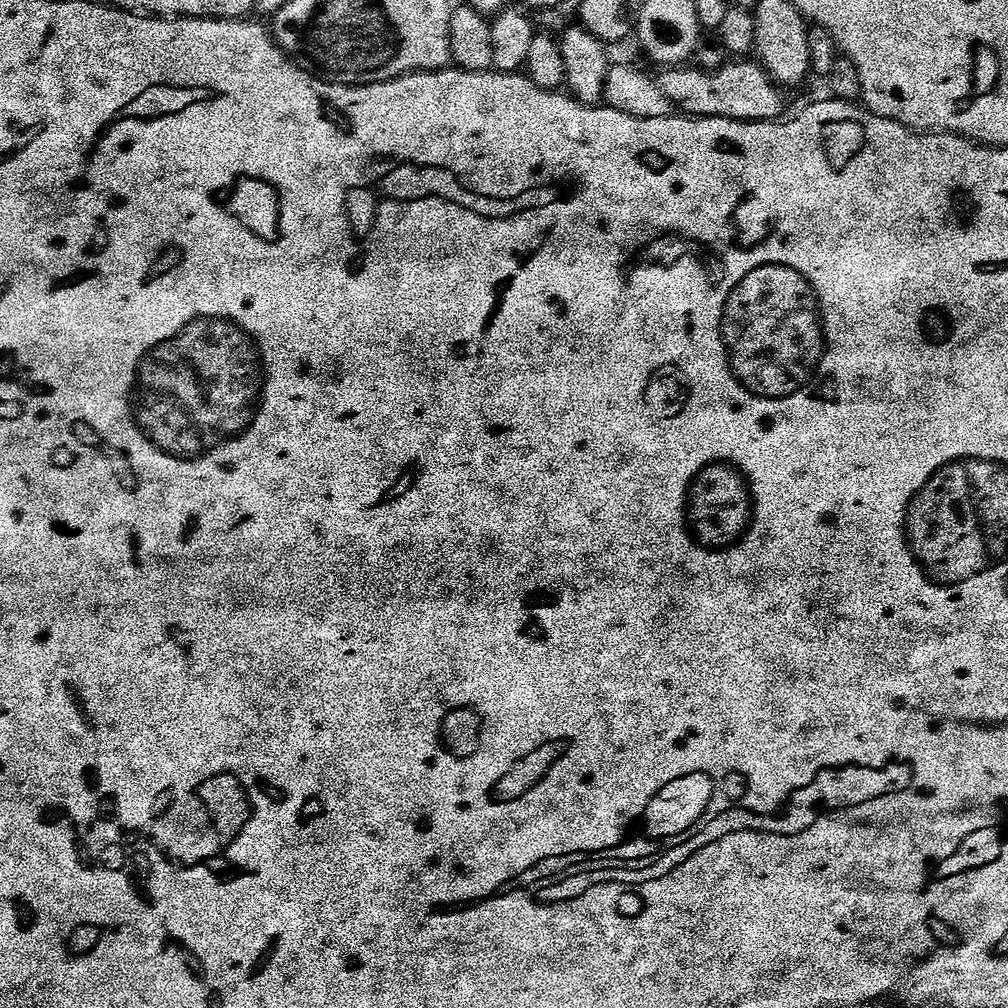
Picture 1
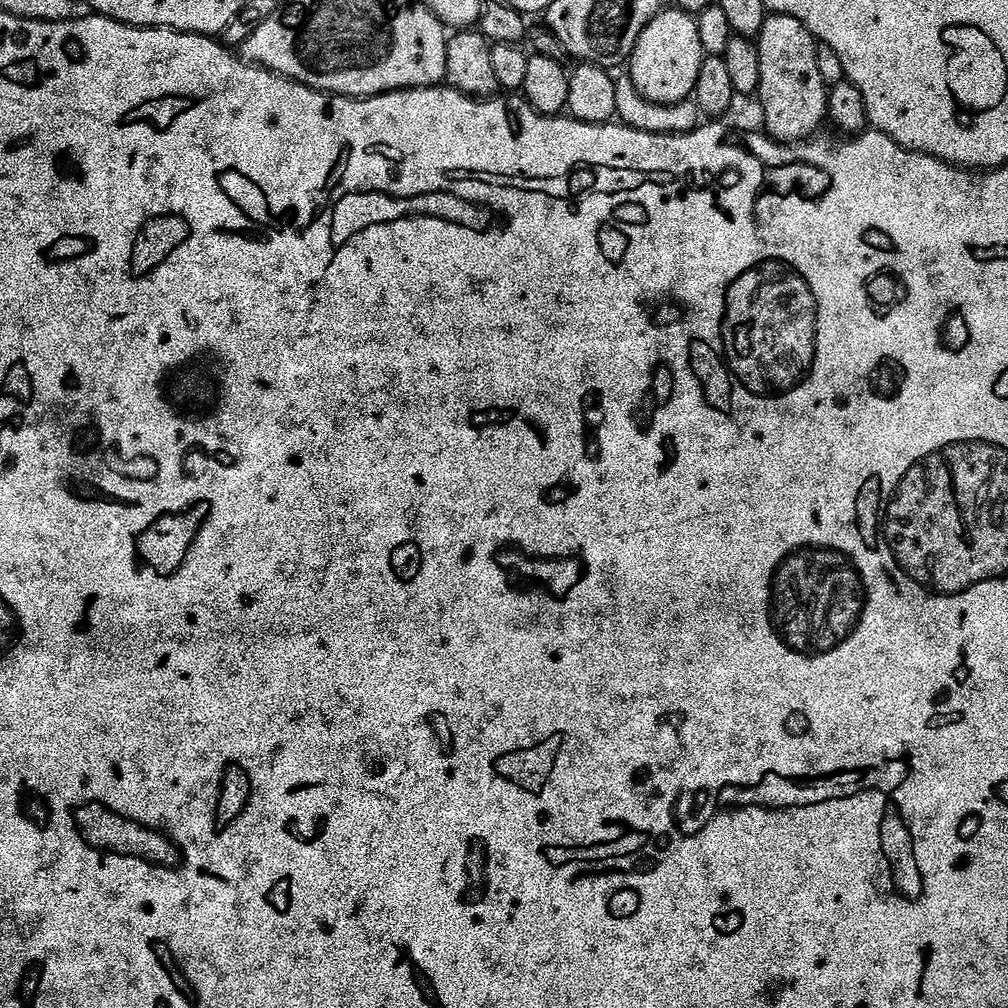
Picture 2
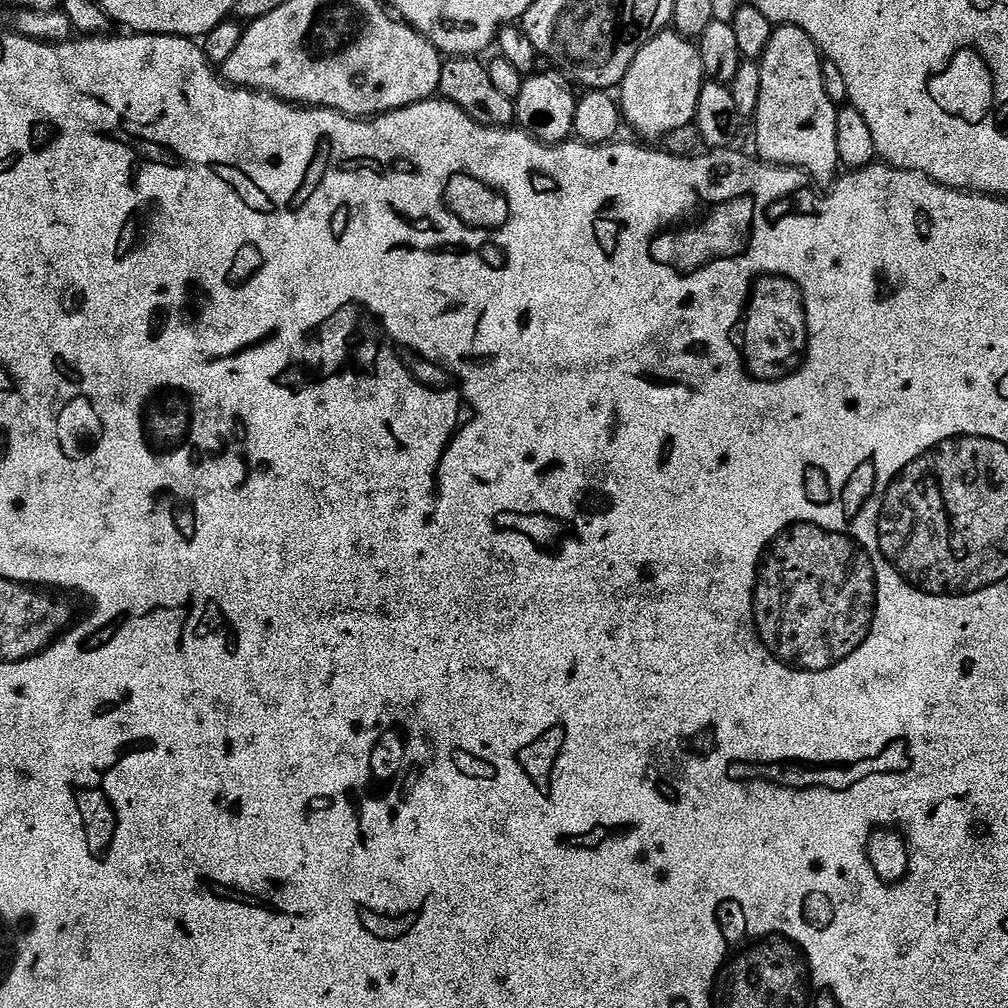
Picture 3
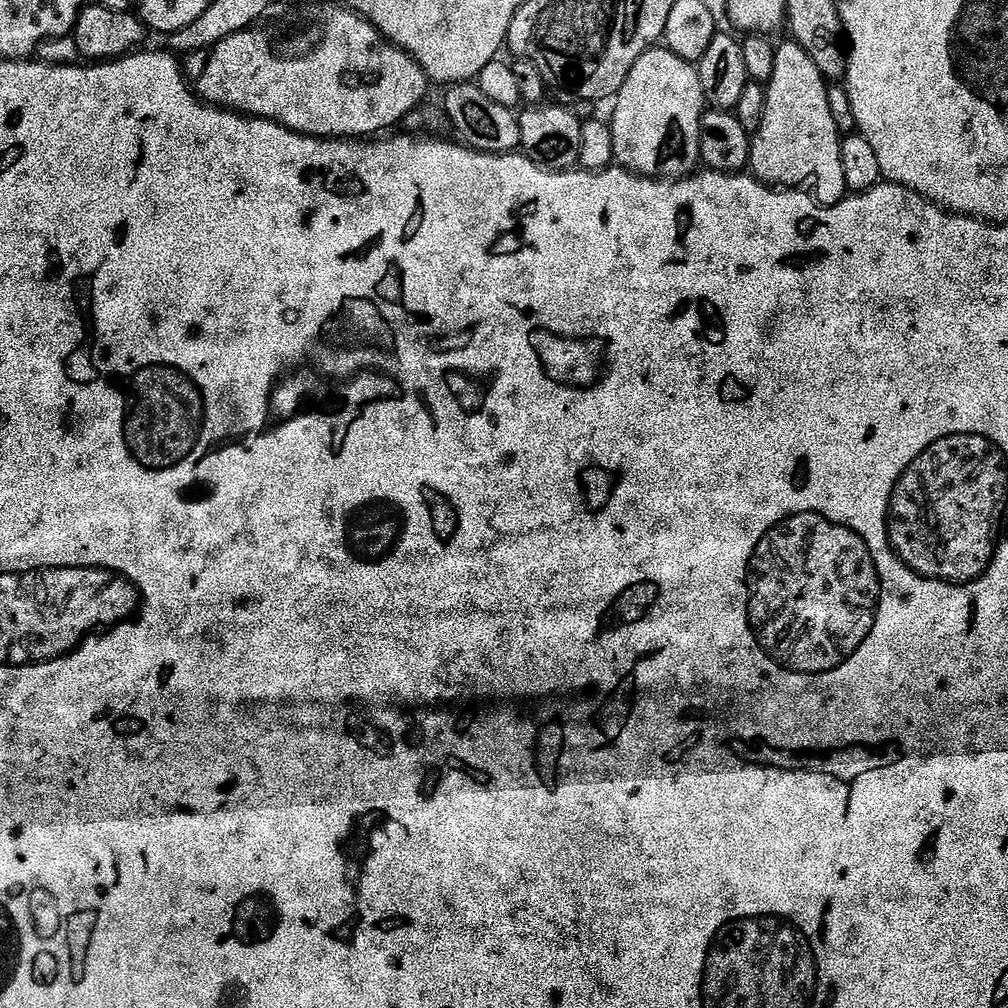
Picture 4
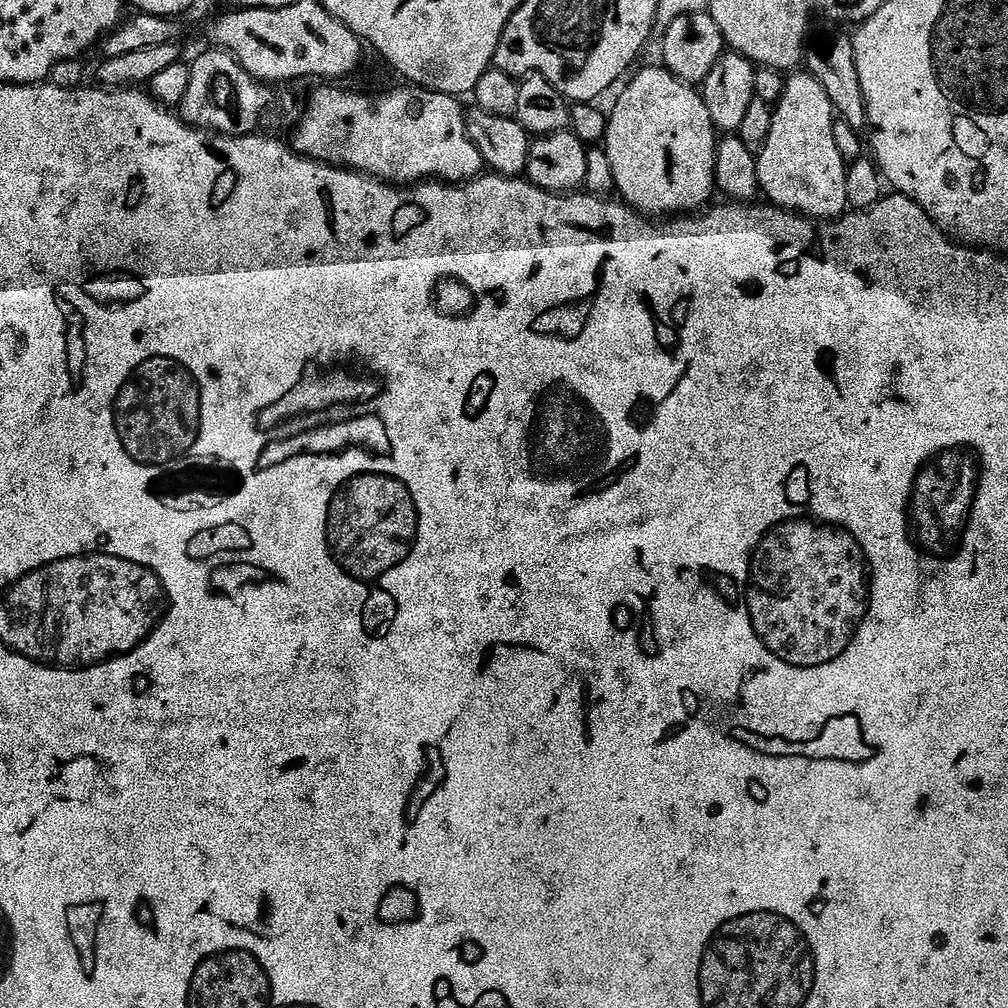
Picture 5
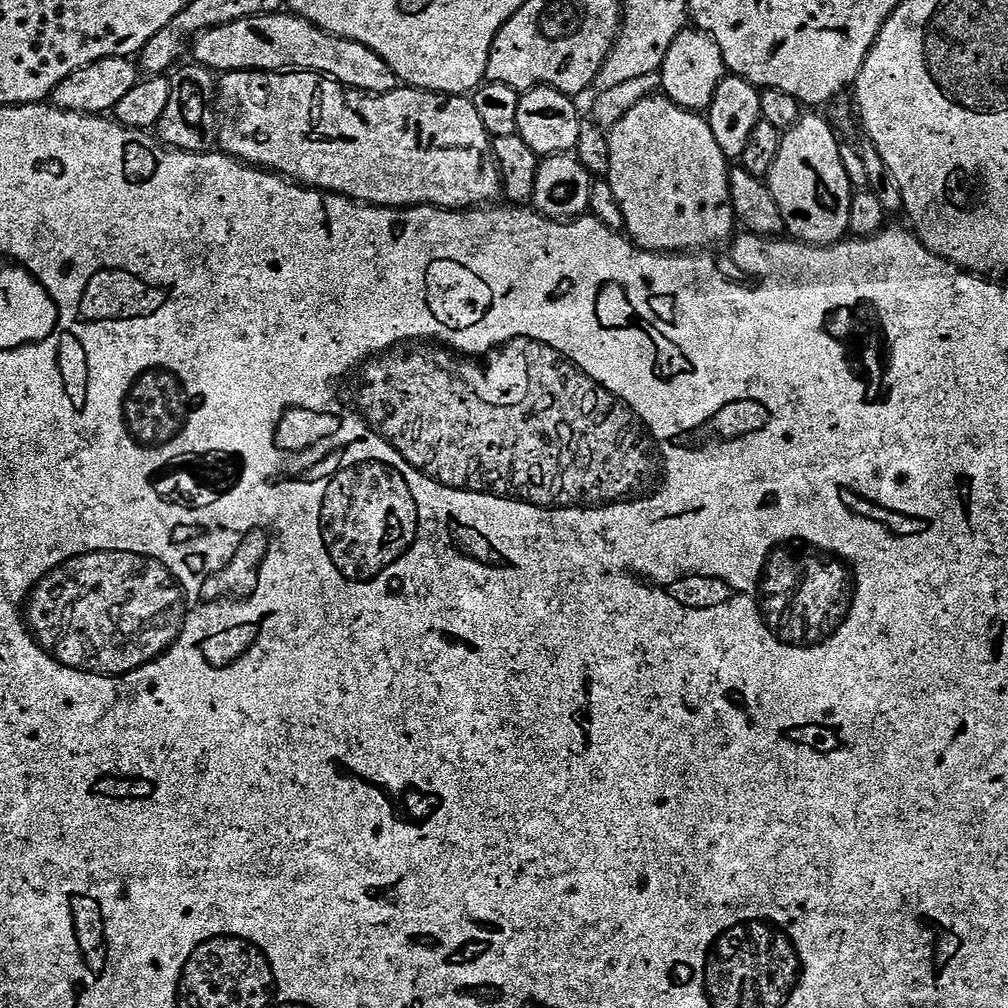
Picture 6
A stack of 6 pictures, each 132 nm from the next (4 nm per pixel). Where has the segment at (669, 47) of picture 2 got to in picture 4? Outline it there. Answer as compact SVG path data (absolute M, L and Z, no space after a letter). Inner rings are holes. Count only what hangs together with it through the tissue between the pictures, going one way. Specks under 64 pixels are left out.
M667 46L649 48L626 74L626 82L622 82L614 97L615 104L610 123L614 129L615 163L619 167L649 178L683 178L697 171L701 163L700 119L706 111L706 101L700 70L693 61L678 58Z

